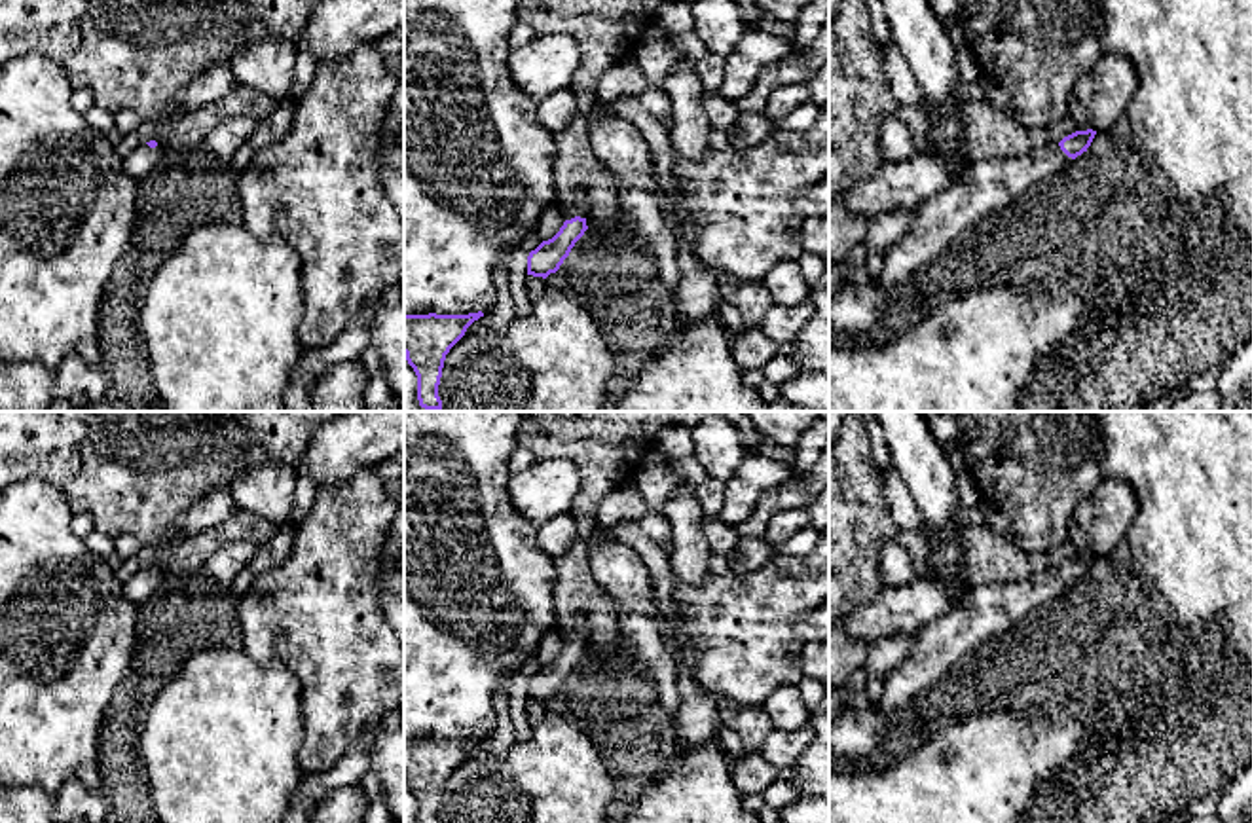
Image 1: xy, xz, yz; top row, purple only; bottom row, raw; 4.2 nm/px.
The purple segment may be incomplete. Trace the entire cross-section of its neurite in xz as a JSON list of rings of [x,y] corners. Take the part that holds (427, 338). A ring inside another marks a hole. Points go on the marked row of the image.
[[[482,311],[469,315],[404,315],[404,355],[417,375],[421,408],[442,410],[438,385],[446,355],[480,317],[484,317]]]

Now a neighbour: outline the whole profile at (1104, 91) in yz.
[[[1104,53],[1074,83],[1074,99],[1083,106],[1093,131],[1110,131],[1125,116],[1136,91],[1138,72],[1132,61],[1119,53]]]

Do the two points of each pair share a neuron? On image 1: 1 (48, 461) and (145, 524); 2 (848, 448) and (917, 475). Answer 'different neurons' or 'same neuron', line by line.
1: same neuron
2: different neurons

